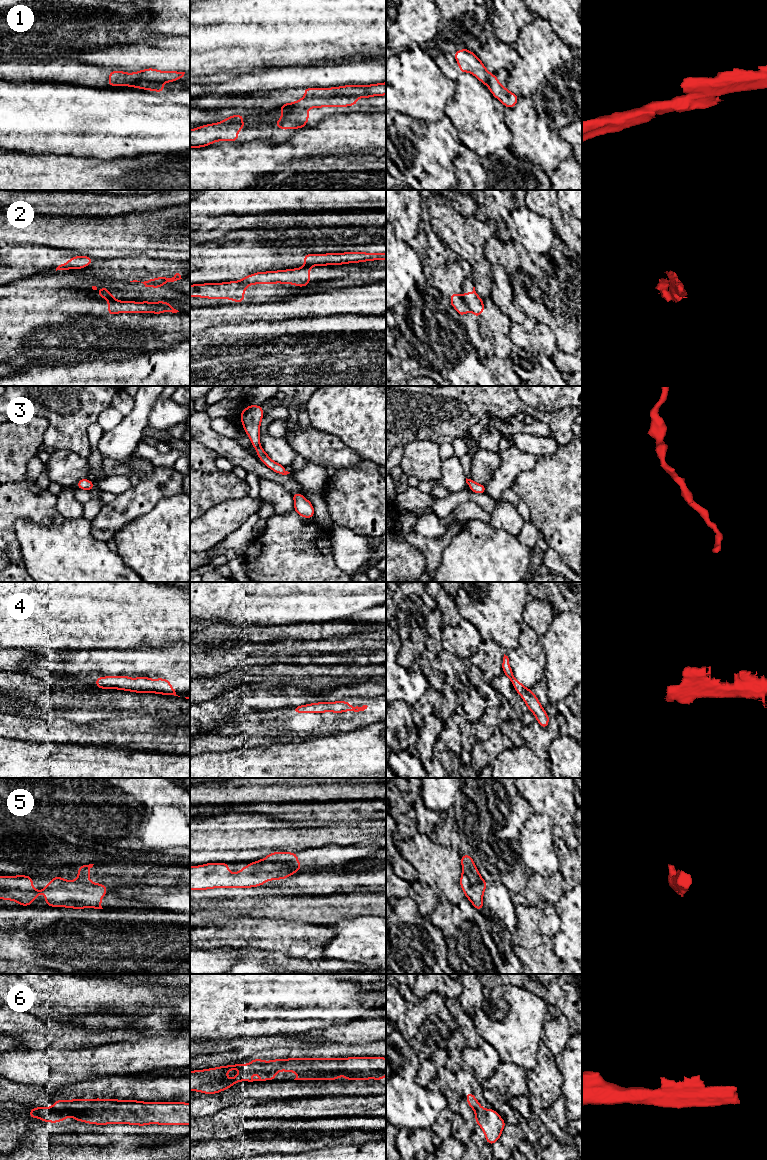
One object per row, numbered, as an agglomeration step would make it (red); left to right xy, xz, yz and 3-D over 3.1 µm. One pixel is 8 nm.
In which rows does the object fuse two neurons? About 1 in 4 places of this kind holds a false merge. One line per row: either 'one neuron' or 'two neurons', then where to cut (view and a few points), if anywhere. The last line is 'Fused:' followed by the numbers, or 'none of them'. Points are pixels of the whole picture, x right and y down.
1: two neurons | xy (109, 80), (114, 84), (138, 79), (162, 83)
2: two neurons | yz (461, 296), (470, 310)
3: one neuron | no cut
4: one neuron | no cut
5: one neuron | no cut
6: one neuron | no cut
Fused: 1, 2

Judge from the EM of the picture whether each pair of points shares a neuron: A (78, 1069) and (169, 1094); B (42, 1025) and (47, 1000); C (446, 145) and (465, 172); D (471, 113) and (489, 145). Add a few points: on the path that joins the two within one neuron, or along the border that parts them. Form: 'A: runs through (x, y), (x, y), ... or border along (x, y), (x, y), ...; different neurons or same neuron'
A: border along (117, 1074), (136, 1075); different neurons
B: border along (34, 1015), (46, 1021); different neurons
C: border along (462, 150), (453, 160), (456, 179); different neurons
D: runs through (479, 121), (481, 128), (485, 132), (485, 137); same neuron

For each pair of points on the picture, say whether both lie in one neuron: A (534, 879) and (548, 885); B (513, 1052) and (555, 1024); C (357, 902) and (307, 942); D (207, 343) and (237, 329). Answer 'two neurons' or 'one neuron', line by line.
A: one neuron
B: two neurons
C: two neurons
D: one neuron

